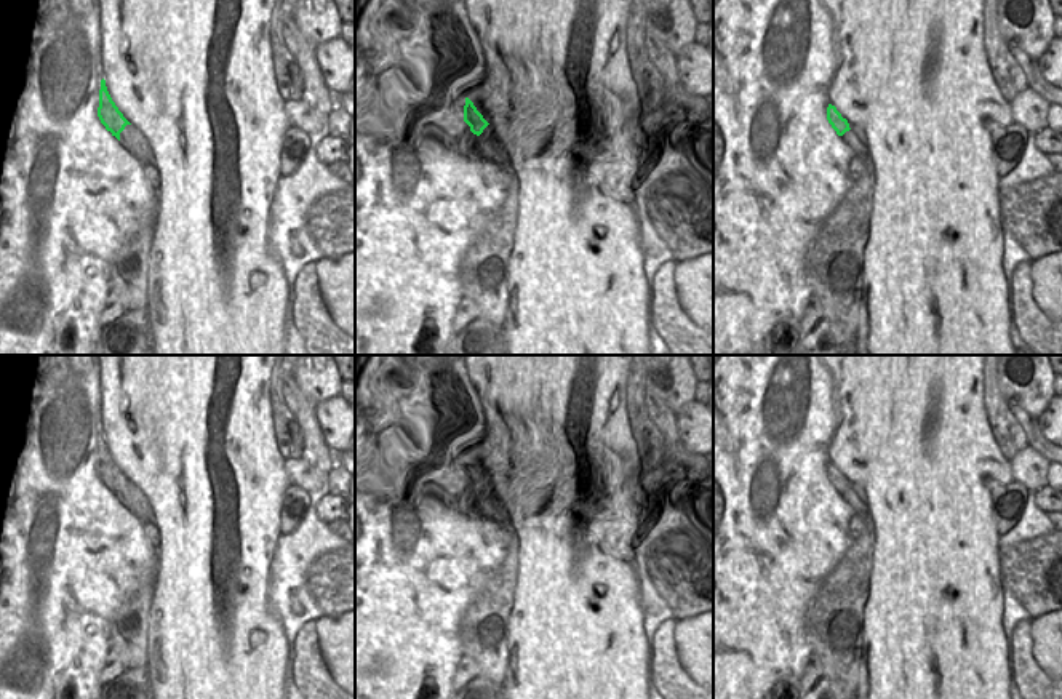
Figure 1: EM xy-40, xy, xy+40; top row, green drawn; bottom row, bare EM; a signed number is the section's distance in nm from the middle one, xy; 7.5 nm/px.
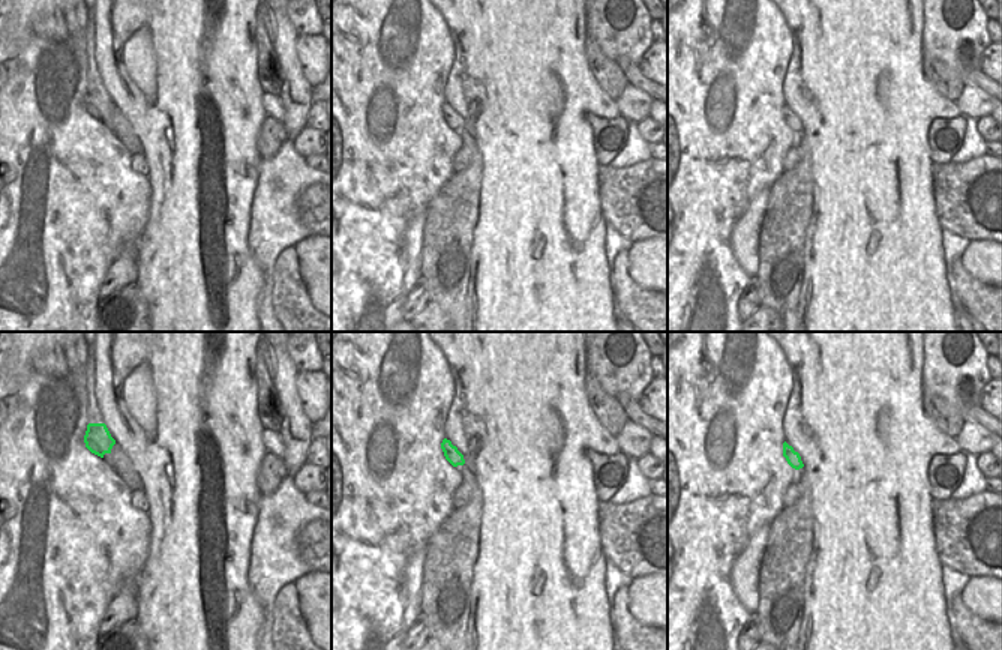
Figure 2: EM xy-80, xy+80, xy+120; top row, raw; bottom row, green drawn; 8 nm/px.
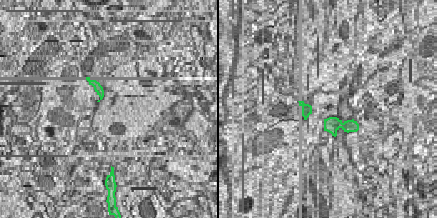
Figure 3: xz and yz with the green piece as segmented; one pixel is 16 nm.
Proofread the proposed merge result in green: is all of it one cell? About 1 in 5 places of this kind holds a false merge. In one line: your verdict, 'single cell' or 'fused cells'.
single cell

